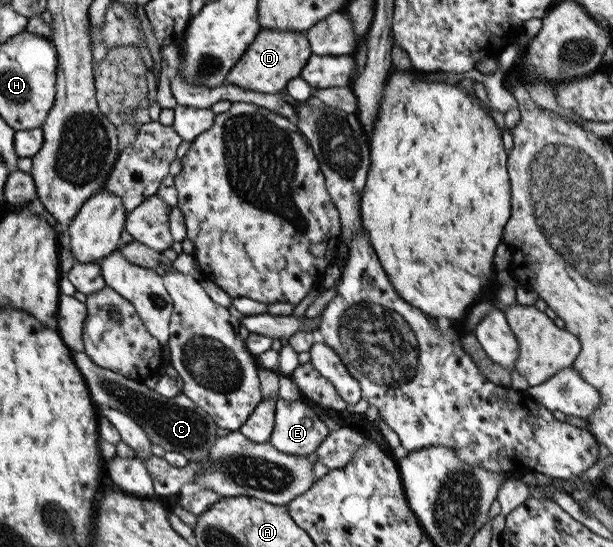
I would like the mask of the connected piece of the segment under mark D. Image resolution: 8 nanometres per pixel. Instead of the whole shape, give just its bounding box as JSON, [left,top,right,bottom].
[227,29,311,94]

